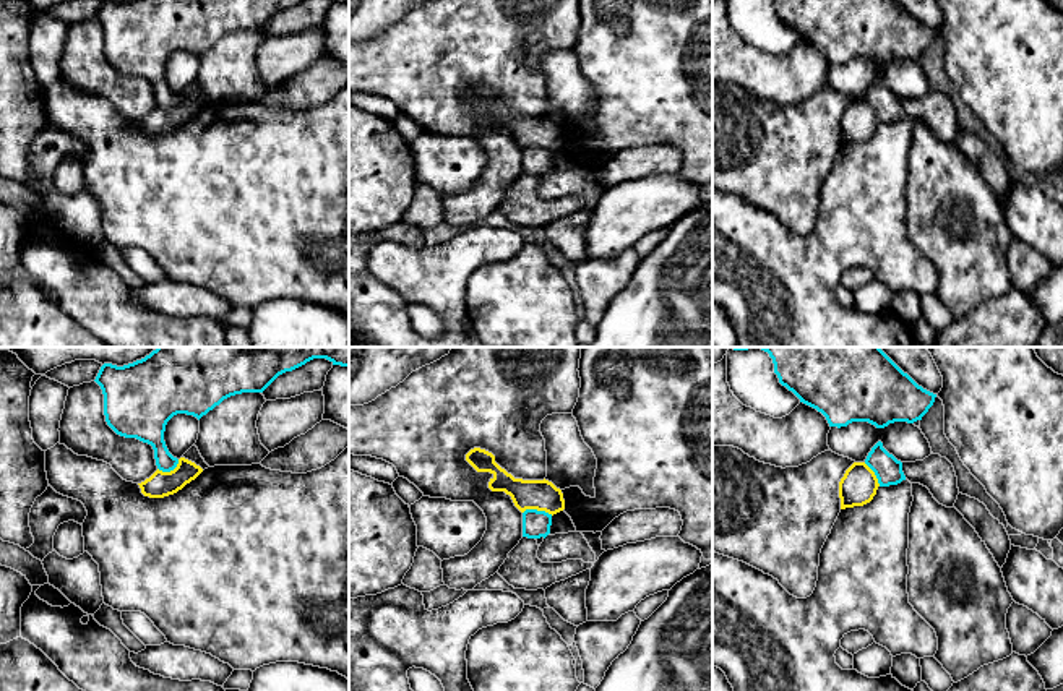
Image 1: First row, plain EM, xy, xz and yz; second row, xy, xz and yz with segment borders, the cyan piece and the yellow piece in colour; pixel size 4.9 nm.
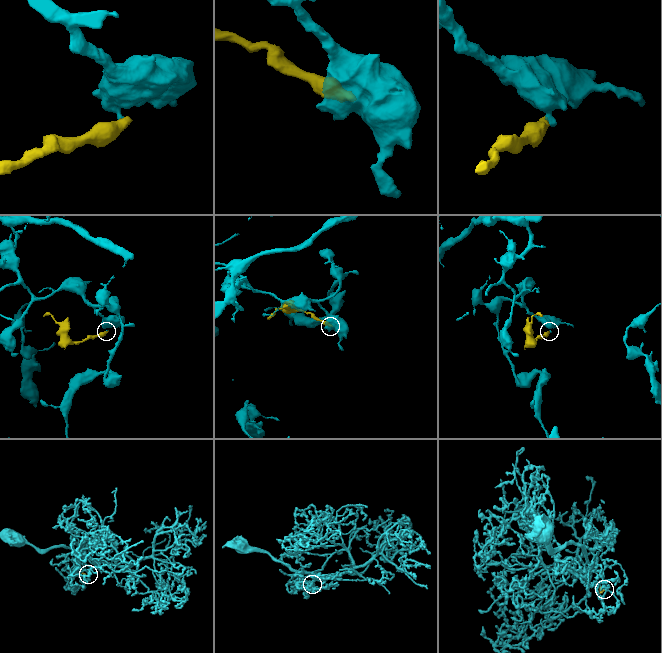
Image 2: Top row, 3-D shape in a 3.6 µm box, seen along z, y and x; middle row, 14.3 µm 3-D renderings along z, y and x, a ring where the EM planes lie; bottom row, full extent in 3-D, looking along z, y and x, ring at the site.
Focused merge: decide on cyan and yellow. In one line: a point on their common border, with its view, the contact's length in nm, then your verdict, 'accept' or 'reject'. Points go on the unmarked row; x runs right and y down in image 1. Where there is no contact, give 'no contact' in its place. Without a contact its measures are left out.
meets cyan in xz at (536, 146); contact 150 nm long; reject

